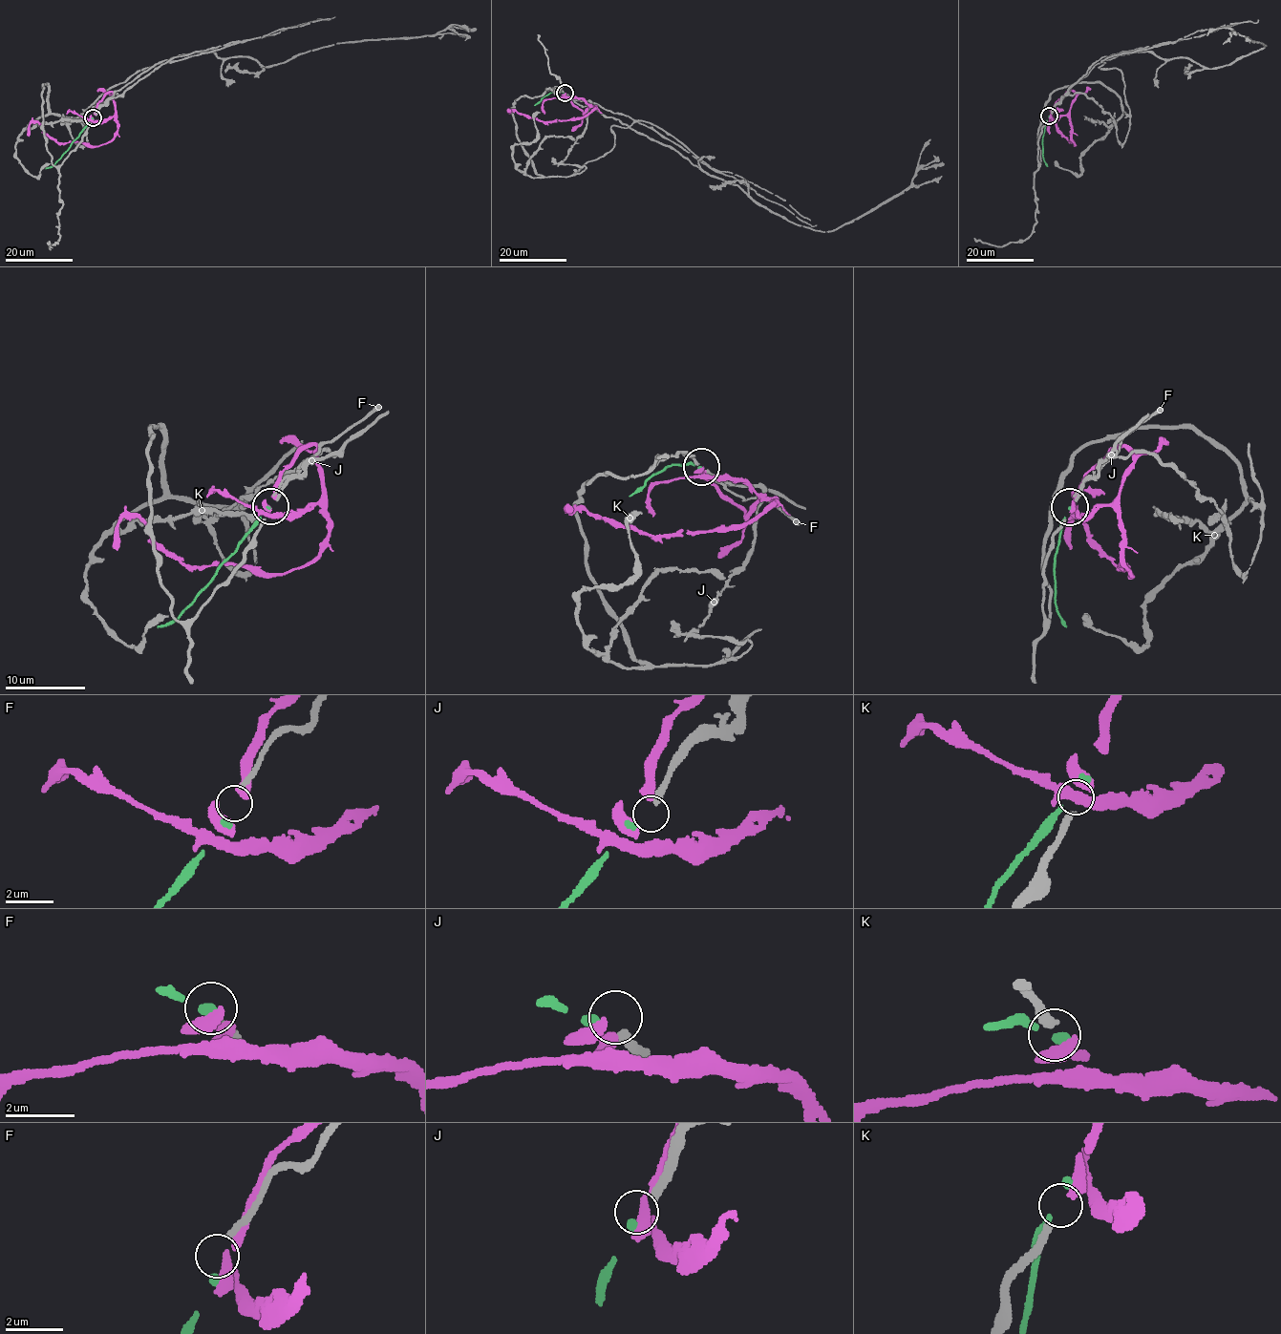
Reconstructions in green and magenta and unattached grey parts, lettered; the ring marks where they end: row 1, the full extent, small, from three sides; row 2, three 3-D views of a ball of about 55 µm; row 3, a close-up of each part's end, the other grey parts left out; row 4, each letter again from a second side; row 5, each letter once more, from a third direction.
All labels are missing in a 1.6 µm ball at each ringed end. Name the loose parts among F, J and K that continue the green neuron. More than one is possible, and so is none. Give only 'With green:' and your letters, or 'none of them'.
With green: F

